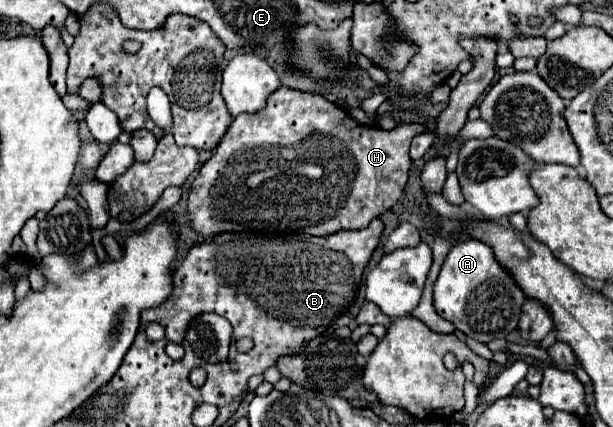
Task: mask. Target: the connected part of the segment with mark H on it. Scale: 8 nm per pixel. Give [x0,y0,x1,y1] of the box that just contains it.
[189,87,426,239]

